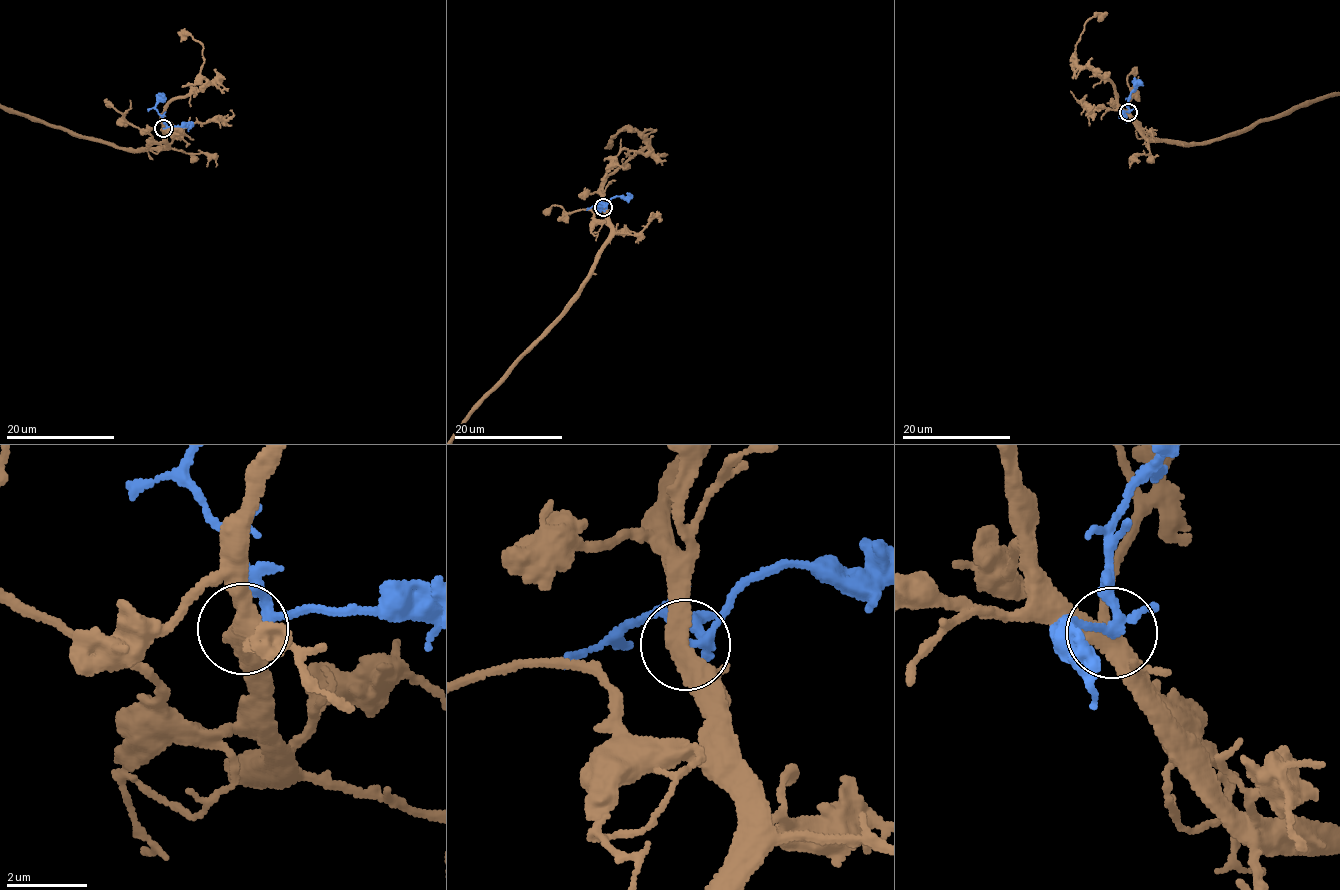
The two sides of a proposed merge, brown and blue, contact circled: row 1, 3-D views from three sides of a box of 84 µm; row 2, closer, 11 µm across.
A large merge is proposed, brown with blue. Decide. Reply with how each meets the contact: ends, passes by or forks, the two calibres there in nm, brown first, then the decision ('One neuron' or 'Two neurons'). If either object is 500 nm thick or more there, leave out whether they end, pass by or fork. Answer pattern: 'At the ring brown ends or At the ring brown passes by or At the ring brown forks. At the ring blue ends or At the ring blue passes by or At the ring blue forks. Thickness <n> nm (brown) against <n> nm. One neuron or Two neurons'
At the ring brown passes by. At the ring blue forks. Thickness 440 nm (brown) against 140 nm. One neuron

